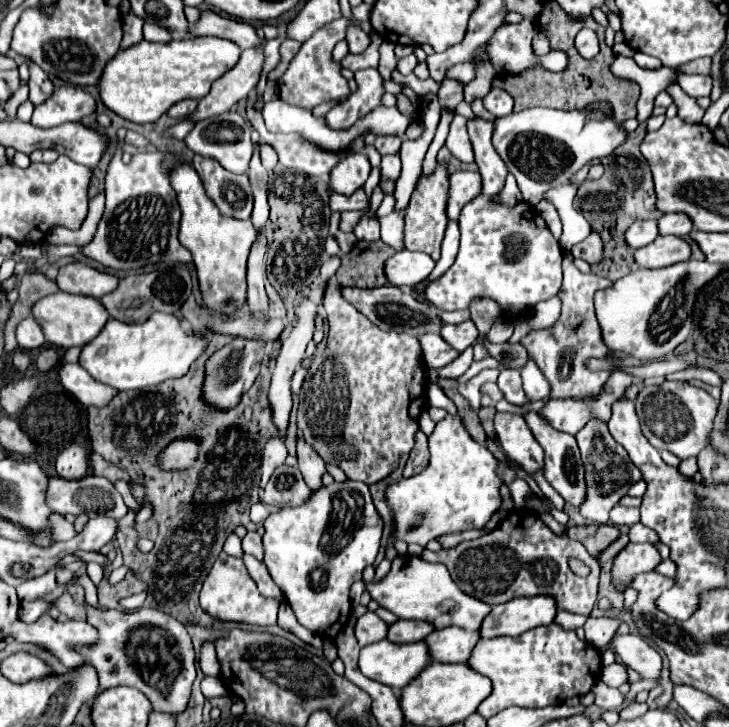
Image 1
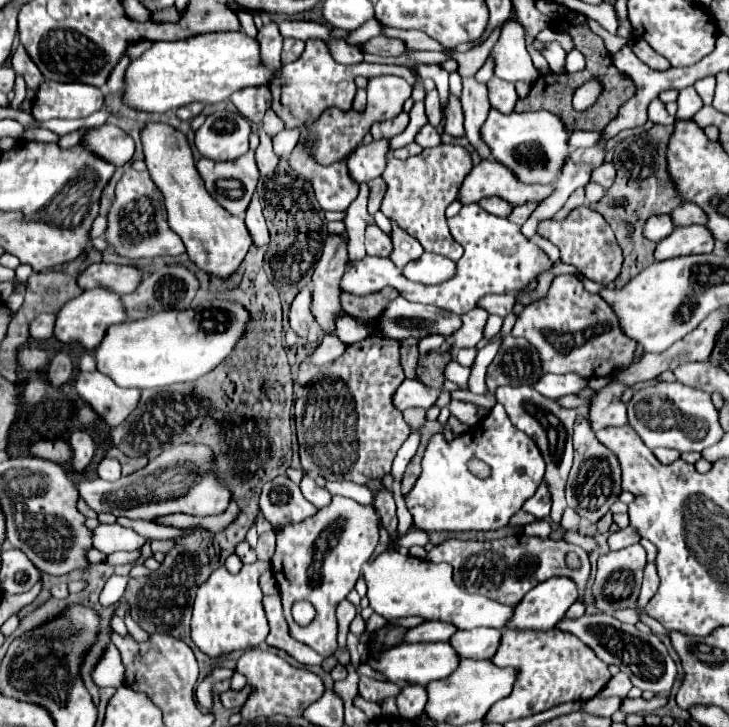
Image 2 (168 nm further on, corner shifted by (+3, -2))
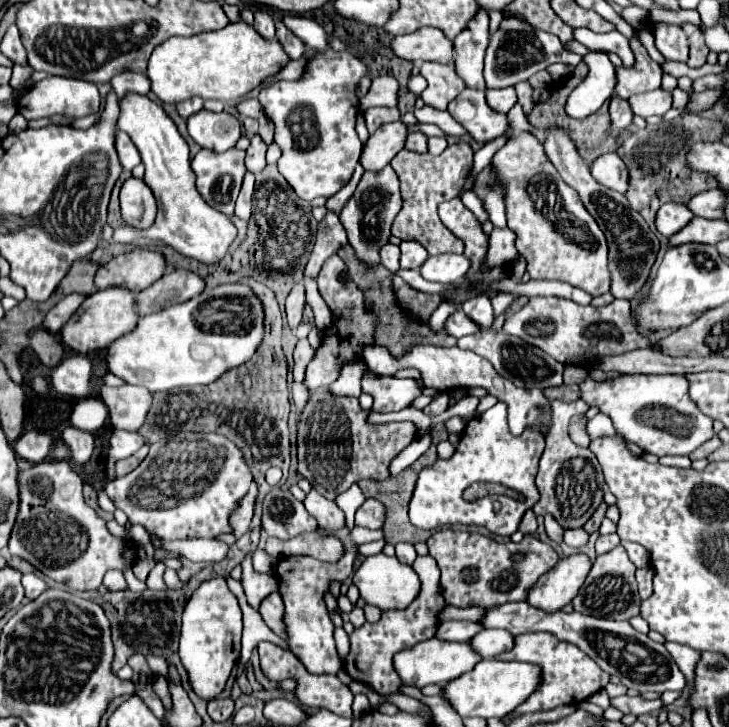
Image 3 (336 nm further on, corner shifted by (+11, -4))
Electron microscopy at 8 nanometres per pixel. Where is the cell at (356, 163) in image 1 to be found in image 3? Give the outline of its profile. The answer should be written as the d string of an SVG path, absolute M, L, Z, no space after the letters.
M393 121L377 129L363 147L361 163L367 171L381 171L403 147L407 141L407 125L403 121Z

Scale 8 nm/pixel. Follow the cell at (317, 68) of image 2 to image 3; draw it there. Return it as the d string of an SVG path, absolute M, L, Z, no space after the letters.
M327 49L319 53L311 63L303 79L299 81L277 81L271 87L259 91L257 99L263 105L265 115L275 125L275 143L281 147L283 155L279 157L279 173L287 179L299 199L313 201L315 197L333 197L353 175L357 159L361 155L363 143L355 133L355 117L359 111L357 83L367 75L367 67L361 59L349 51Z

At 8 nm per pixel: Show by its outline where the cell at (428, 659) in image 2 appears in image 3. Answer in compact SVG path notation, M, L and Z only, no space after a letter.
M429 639L429 641L417 643L415 647L397 653L395 659L393 659L399 677L401 677L407 685L415 685L415 687L419 687L419 689L425 687L425 685L429 685L429 683L447 685L449 681L457 679L461 673L471 671L471 669L477 665L477 661L481 661L481 655L479 655L469 643L441 641L441 639Z

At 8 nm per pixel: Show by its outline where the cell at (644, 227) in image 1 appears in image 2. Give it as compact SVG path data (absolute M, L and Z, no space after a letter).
M657 215L657 217L649 217L643 225L643 237L649 241L659 243L661 239L665 239L669 233L673 231L673 223L669 219L669 215Z

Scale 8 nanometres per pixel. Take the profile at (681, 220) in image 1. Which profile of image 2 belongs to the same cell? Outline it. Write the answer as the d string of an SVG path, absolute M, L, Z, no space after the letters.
M683 203L671 211L671 219L675 227L687 227L687 225L703 225L707 221L707 215L695 203Z

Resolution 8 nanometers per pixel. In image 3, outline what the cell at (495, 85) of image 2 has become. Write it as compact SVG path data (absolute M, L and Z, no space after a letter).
M505 87L505 89L487 89L487 101L489 105L499 111L499 113L507 113L515 103L517 103L517 95L513 87Z

